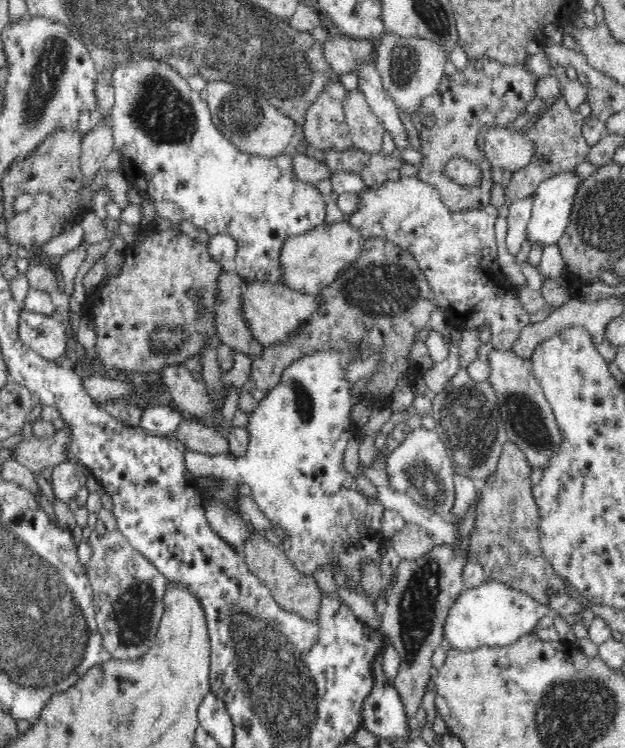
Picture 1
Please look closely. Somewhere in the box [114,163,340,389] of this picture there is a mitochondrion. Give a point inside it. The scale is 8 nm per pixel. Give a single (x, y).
(166, 339)

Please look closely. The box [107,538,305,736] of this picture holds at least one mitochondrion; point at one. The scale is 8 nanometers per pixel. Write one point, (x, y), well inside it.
(126, 720)

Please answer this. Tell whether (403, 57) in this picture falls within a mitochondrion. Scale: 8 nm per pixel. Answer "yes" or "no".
yes

